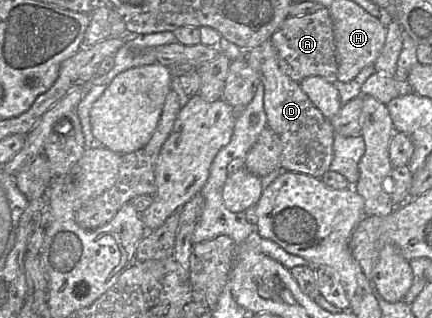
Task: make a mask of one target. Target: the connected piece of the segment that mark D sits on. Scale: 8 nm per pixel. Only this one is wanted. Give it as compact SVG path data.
M271 38L251 50L243 51L245 51L248 64L259 75L264 86L267 127L278 135L282 144L281 168L320 178L329 170L333 159L335 131L330 120L325 118L312 103L299 83L282 71Z

